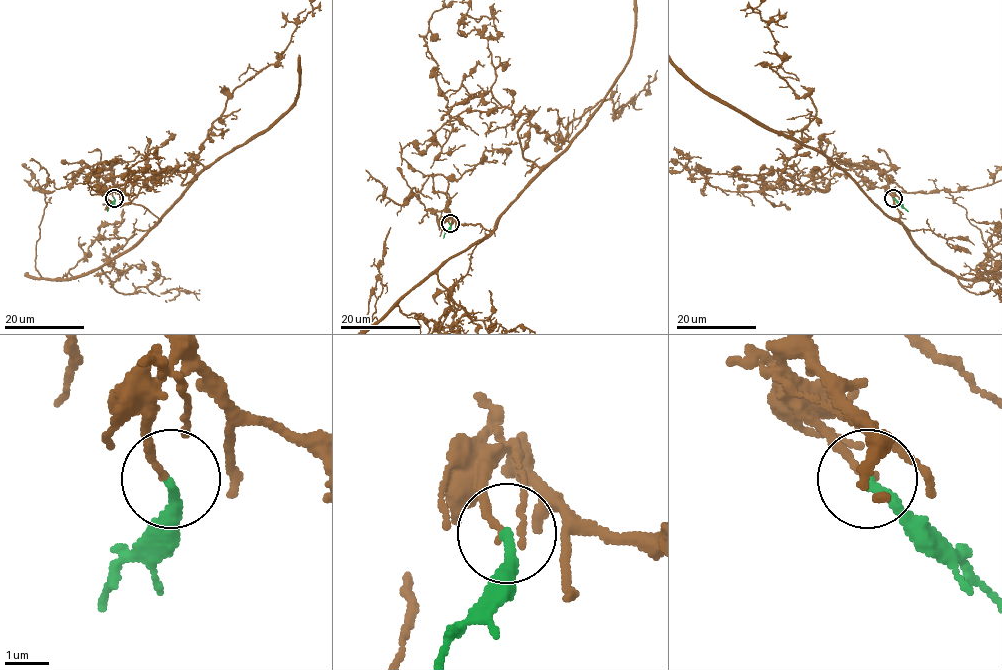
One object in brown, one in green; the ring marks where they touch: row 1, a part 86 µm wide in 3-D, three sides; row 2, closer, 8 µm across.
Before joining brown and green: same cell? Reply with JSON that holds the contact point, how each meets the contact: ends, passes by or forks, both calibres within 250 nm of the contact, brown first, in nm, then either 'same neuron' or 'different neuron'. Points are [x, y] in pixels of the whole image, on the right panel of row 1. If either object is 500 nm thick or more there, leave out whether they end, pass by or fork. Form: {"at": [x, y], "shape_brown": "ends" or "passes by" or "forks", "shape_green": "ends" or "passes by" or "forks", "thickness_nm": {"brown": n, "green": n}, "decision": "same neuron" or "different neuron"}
{"at": [893, 198], "shape_brown": "ends", "shape_green": "ends", "thickness_nm": {"brown": 160, "green": 240}, "decision": "same neuron"}

